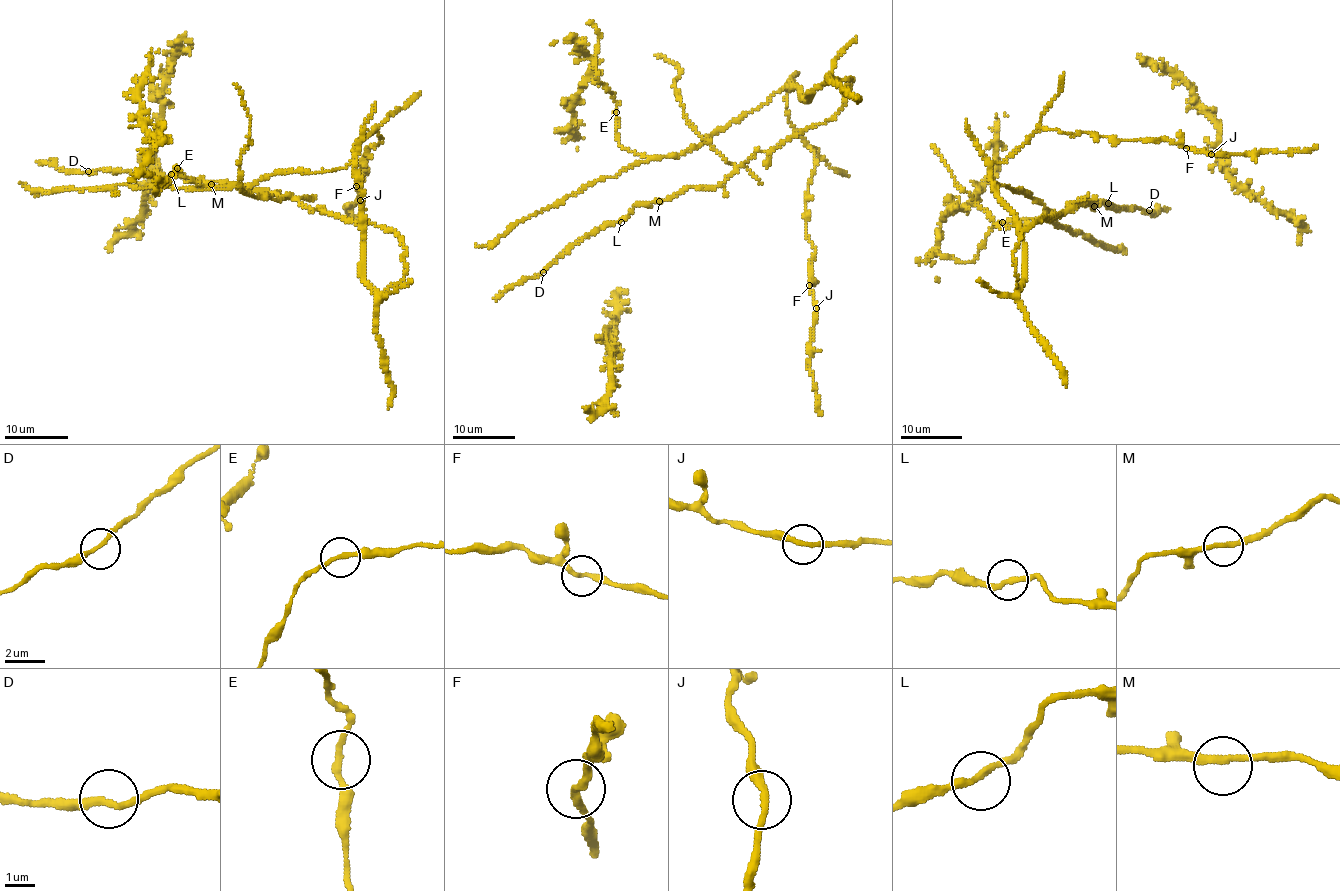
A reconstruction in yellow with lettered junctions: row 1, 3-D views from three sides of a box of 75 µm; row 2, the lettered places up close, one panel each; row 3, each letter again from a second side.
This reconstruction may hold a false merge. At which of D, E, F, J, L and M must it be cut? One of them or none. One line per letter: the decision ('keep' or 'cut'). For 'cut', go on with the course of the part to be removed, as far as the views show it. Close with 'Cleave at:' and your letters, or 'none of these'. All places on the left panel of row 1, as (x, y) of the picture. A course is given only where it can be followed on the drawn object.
D: keep
E: keep
F: keep
J: keep
L: keep
M: keep
Cleave at: none of these

